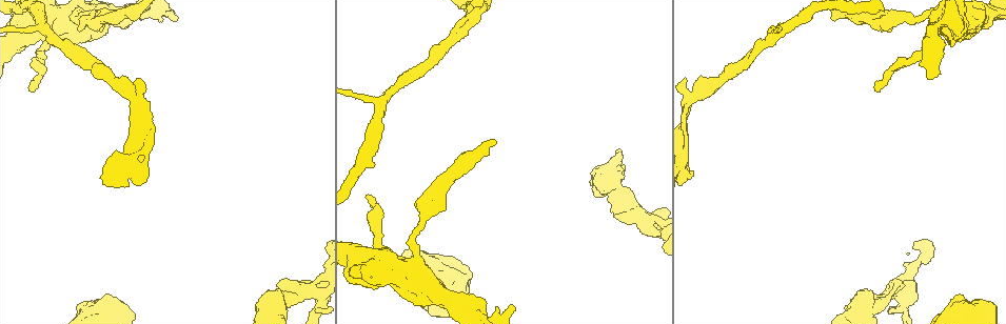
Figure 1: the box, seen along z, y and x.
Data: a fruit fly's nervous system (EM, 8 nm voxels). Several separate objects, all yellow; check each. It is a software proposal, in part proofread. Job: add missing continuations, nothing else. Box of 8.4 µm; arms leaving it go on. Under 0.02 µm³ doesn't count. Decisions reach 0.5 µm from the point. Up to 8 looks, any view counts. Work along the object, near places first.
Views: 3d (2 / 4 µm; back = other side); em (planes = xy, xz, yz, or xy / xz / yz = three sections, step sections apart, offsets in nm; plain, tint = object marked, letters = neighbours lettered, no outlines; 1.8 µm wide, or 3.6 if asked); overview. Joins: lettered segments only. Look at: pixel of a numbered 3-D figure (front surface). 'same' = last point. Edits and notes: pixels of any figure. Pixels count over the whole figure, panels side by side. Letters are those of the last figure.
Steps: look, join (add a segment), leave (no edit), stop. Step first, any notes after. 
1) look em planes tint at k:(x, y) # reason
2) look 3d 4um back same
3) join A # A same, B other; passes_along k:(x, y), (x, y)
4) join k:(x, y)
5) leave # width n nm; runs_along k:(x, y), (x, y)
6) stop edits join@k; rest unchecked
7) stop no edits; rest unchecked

look em planes plain at 1:(906, 289) # a fork

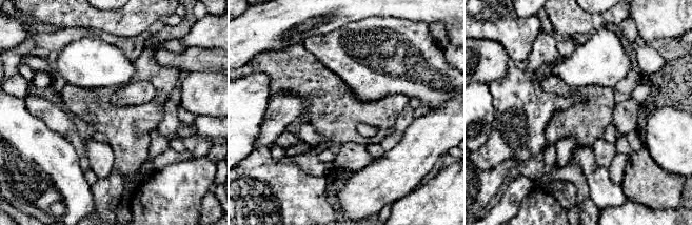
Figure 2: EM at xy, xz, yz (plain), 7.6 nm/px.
look em planes letters same # see the neighbours

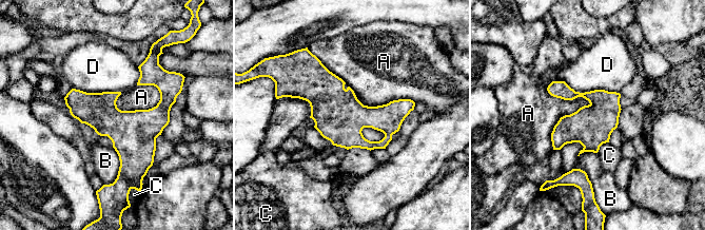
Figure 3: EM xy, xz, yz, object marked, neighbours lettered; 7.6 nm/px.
leave # A other, B other, C other, D other; none of them fits

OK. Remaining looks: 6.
look 3d 2um at 1:(512, 307) # free end

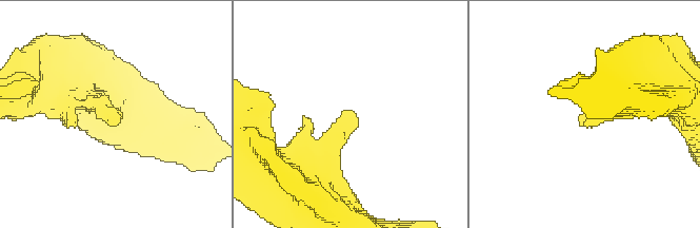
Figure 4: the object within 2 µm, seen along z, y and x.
look em xy step 16 letters at 4:(113, 120) # now the EM

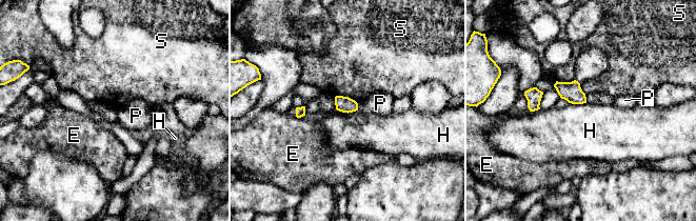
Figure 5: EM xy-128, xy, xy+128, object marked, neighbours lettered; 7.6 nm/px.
leave # longest_contact S 190 nm; E other, H other, P other, S other; border 5:(337, 109), (343, 113), (357, 111); no lettered segment goes on from it

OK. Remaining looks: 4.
look 3d 4um at 1:(387, 270) # sharp bend

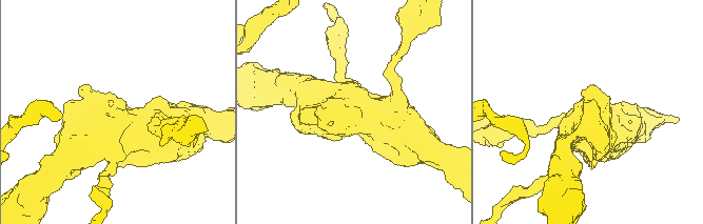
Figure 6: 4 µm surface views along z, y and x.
look em 3.6um planes letters at 6:(122, 124) # now the EM

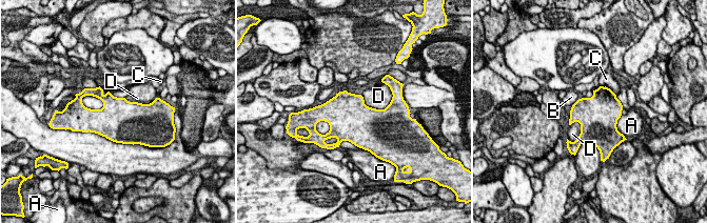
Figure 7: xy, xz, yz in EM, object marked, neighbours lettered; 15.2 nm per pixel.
leave # width 600 nm; A other, B other, C other, D other; border 7:(577, 121), (580, 135), (569, 141); no lettered segment goes on from it

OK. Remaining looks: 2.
stop no edits; rest unchecked

